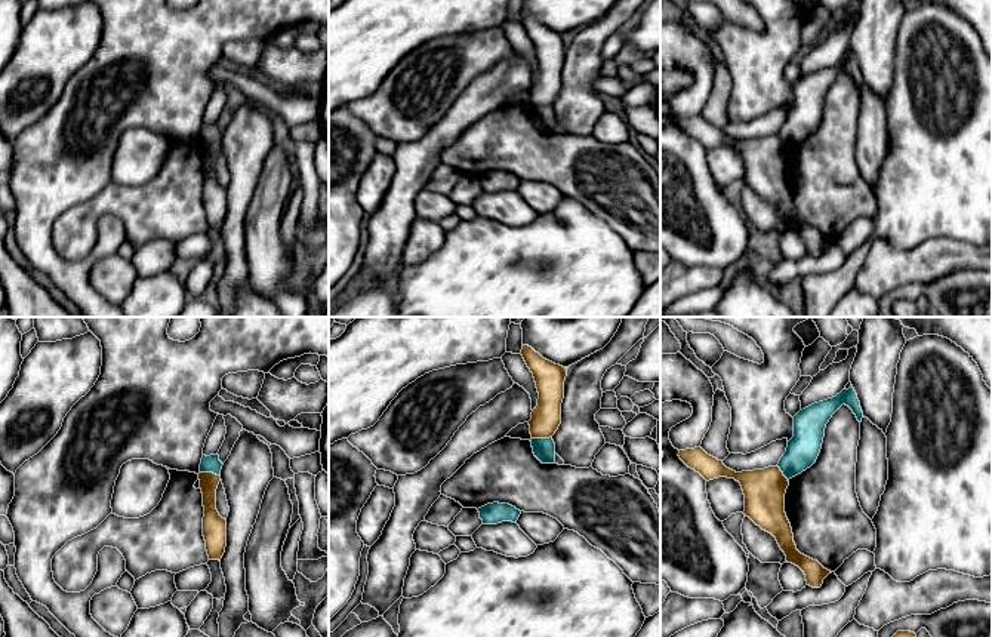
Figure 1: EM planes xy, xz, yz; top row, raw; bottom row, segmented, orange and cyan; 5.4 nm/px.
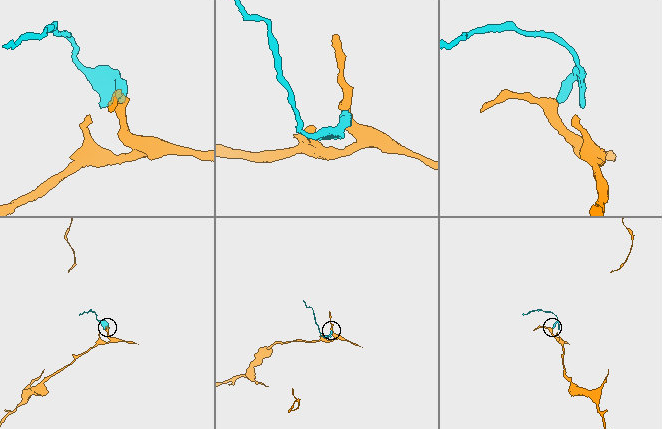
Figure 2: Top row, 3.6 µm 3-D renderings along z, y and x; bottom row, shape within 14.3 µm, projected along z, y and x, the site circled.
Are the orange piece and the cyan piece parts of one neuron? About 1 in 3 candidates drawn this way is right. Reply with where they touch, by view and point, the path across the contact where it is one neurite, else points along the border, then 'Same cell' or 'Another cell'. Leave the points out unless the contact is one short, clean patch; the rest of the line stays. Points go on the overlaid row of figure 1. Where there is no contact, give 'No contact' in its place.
Touches orange at xy (210, 473). Boundary: xy (200, 471), (212, 471), (219, 476). Another cell

